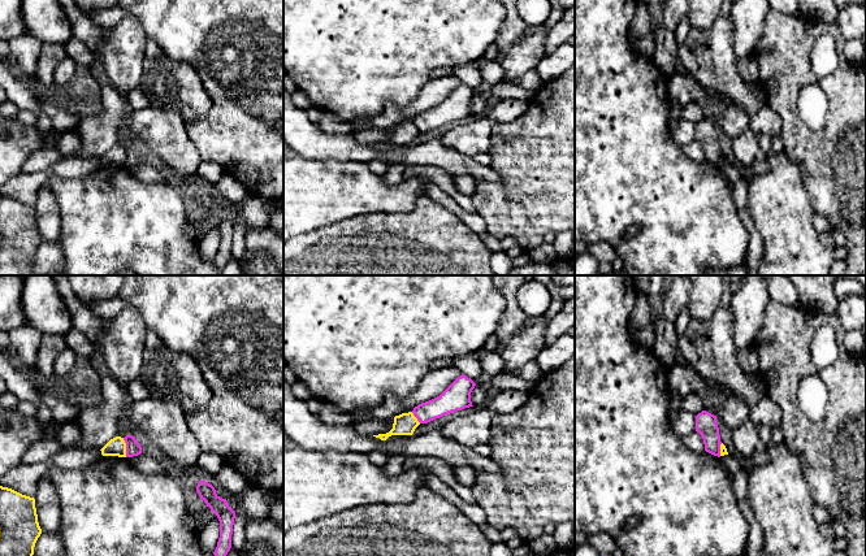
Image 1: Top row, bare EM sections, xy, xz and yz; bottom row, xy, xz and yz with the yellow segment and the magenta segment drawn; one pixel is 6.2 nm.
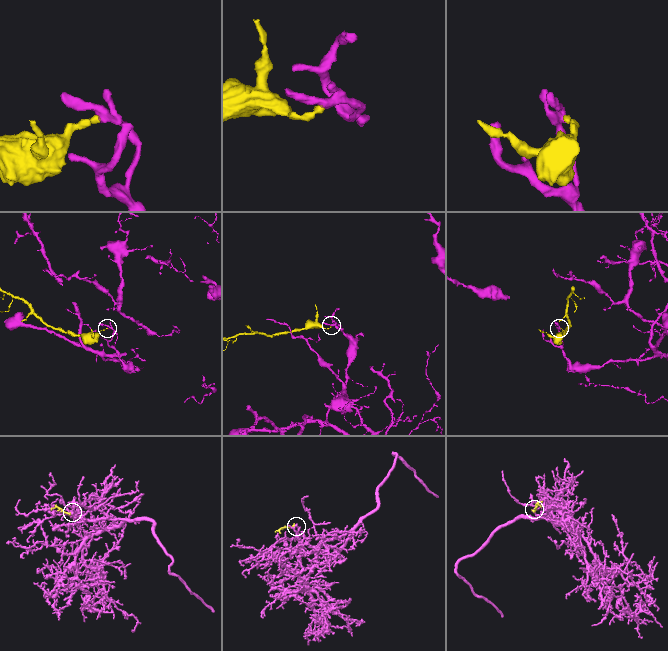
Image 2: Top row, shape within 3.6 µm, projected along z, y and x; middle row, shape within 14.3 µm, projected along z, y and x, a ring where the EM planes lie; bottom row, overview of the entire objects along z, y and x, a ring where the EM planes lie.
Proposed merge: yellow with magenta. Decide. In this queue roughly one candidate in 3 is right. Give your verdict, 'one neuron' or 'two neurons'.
two neurons

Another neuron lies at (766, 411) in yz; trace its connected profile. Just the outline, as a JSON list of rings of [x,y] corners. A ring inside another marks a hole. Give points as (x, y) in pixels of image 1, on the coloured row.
[[[765,395],[750,411],[749,418],[754,425],[766,423],[771,427],[780,426],[783,412],[780,407],[768,396]]]

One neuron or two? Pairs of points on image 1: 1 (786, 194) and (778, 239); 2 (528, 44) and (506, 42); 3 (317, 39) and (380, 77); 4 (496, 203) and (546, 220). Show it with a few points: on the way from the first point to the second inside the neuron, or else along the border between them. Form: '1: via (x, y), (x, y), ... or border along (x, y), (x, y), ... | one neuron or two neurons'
1: via (783, 205), (783, 227) | one neuron
2: border along (525, 31), (502, 53) | two neurons
3: via (333, 40), (343, 40), (364, 61) | one neuron
4: via (509, 205), (533, 208) | one neuron

